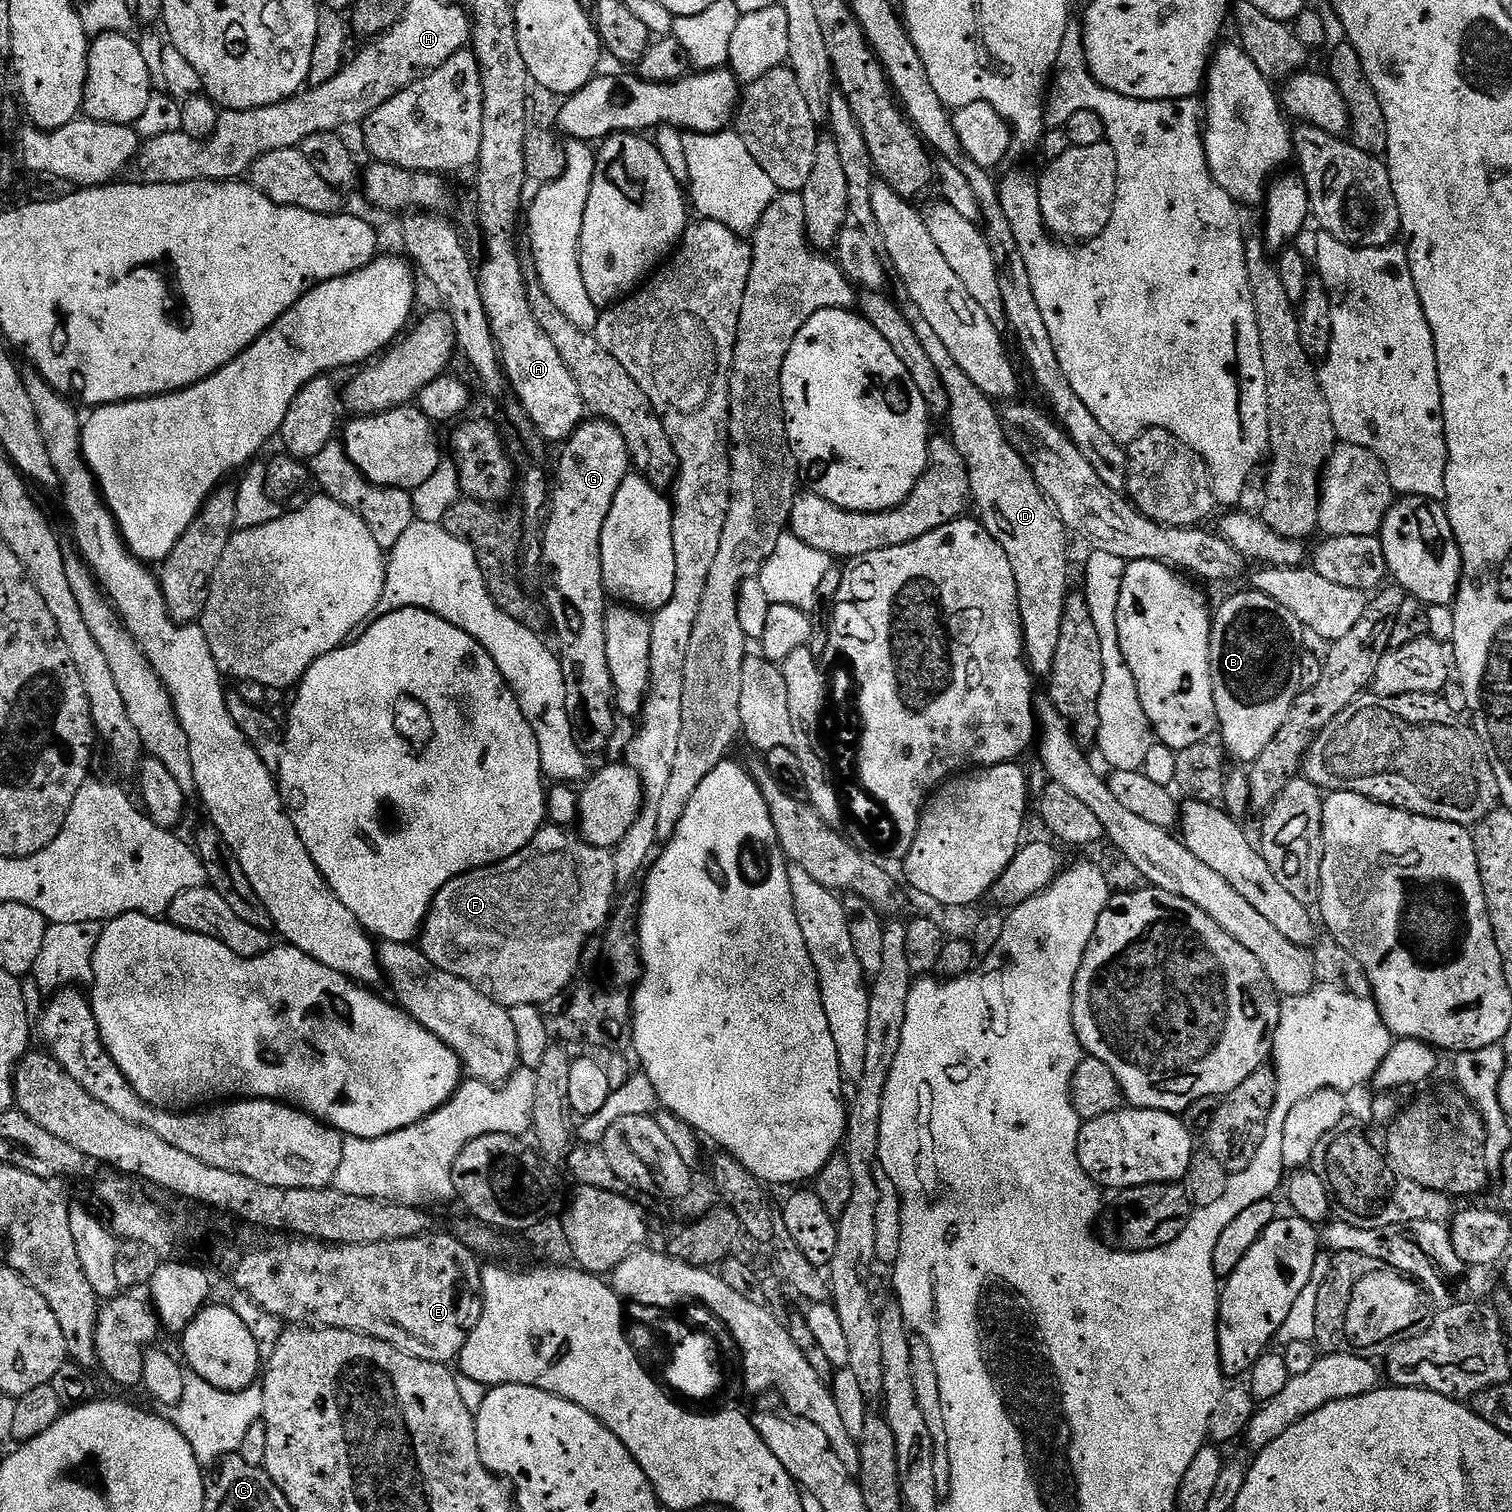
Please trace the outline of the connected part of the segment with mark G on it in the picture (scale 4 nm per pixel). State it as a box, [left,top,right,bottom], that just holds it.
[542,418,632,754]

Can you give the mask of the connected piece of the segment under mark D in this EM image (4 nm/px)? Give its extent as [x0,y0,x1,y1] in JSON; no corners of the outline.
[894,287,1070,677]

